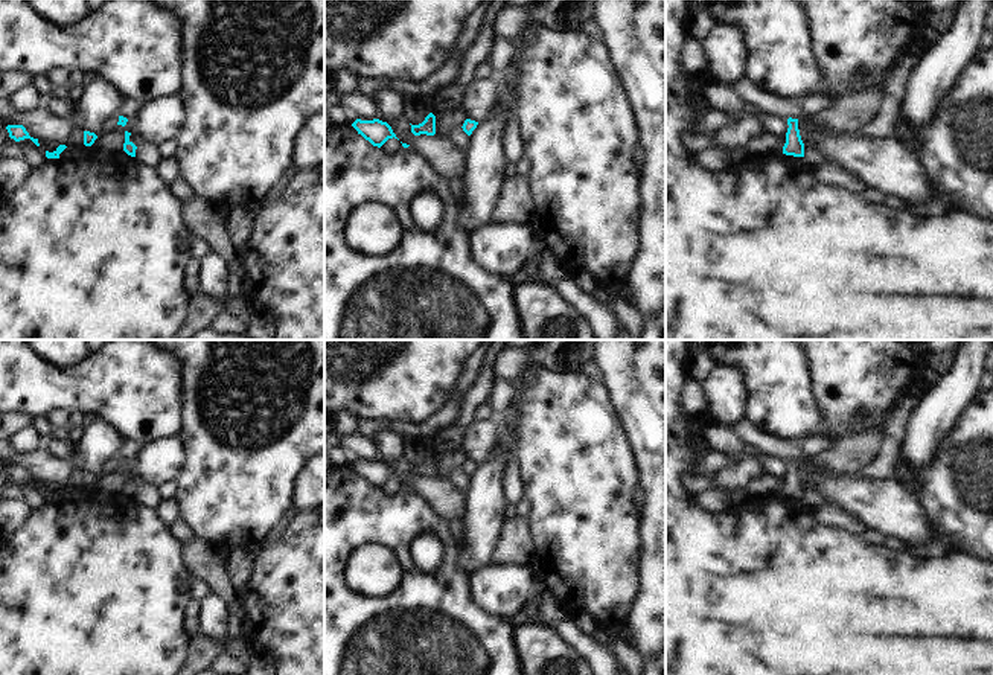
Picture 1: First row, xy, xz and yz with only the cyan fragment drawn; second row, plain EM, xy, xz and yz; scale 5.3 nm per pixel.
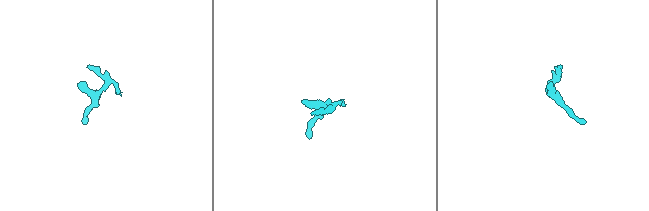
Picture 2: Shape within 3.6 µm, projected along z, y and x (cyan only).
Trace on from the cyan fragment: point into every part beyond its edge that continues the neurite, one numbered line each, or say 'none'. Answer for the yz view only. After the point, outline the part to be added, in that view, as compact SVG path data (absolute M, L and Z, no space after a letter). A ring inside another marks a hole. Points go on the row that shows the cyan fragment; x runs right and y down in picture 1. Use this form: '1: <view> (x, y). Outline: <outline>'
none.

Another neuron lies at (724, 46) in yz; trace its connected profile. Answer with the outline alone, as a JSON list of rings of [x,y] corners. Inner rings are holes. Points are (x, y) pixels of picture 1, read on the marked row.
[[[717,21],[701,43],[710,79],[733,85],[746,75],[746,46],[739,24]]]

